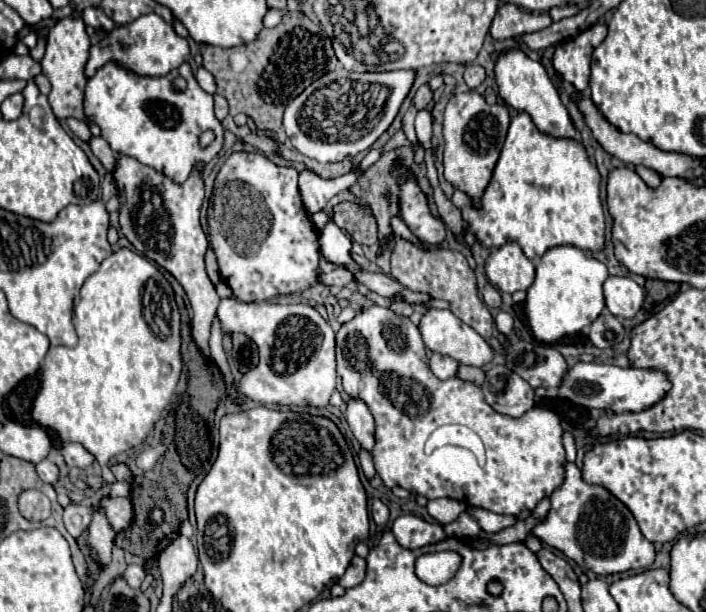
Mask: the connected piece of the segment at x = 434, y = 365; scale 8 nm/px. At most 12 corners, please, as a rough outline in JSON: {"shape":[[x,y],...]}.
{"shape":[[432,353],[430,369],[440,379],[450,379],[458,371],[458,361]]}

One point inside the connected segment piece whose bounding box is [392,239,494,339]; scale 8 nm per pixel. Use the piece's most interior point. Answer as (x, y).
(445, 274)

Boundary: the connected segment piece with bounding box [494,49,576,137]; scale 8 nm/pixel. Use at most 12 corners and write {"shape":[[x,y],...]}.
{"shape":[[522,49],[494,65],[504,103],[542,133],[576,137],[546,69]]}

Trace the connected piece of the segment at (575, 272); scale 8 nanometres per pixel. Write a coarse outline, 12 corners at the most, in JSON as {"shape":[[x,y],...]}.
{"shape":[[548,249],[526,297],[534,337],[554,343],[604,309],[606,265]]}

